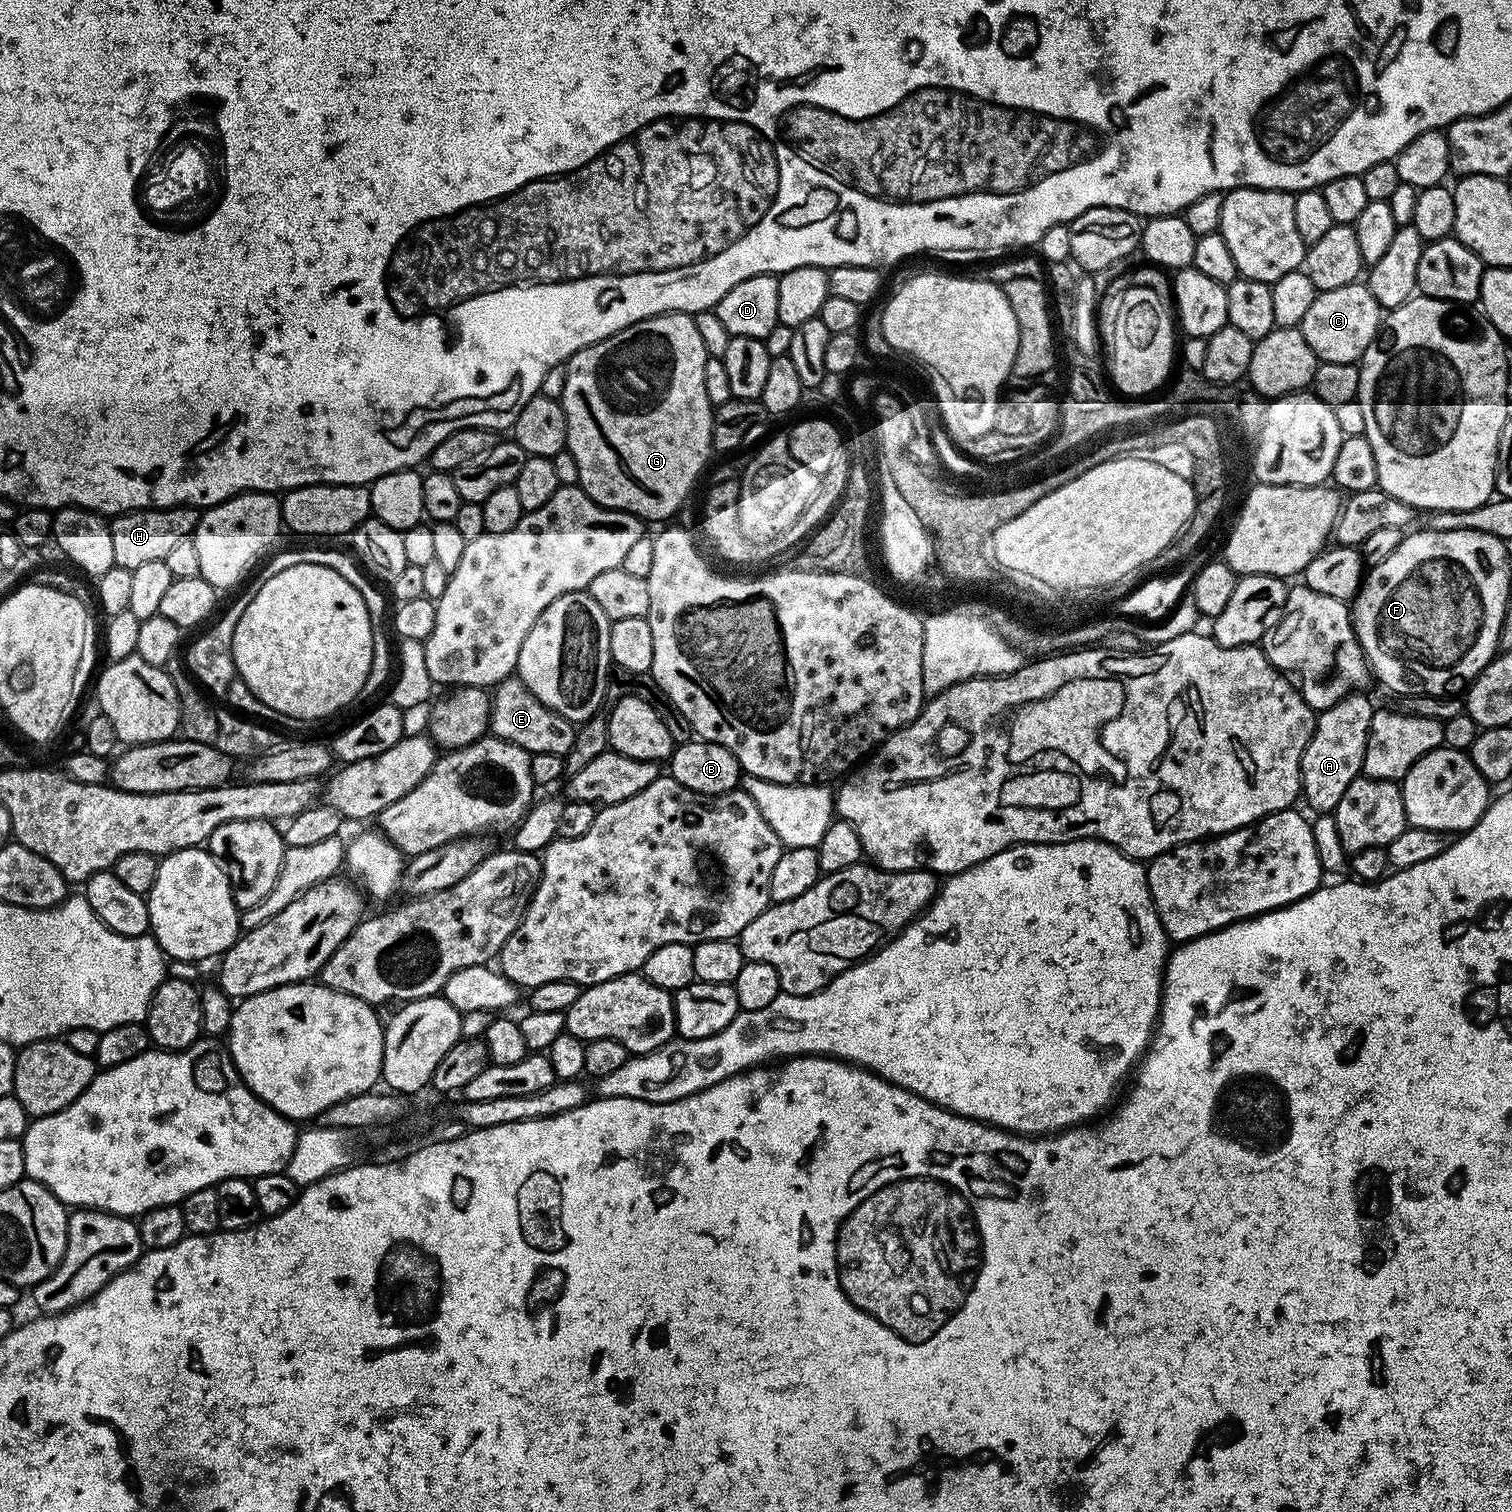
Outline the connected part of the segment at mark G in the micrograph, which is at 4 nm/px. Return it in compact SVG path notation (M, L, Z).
M666 312L663 316L652 316L648 320L640 320L613 336L607 336L596 344L578 350L566 361L566 390L562 397L566 414L566 434L568 442L566 450L574 454L574 462L578 462L579 487L584 489L589 498L601 508L610 508L613 512L629 512L645 522L664 520L672 516L684 504L688 491L696 484L700 471L708 464L708 455L713 455L712 446L712 414L714 406L710 398L706 398L706 362L710 359L706 346L702 346L702 337L698 334L695 319L686 312Z

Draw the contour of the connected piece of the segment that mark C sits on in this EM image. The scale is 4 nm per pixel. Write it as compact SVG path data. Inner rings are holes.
M1357 282L1350 286L1338 286L1338 290L1317 292L1310 310L1306 310L1306 318L1302 318L1298 327L1317 361L1355 364L1364 355L1366 346L1370 346L1381 323L1379 302L1374 294L1370 294L1367 283Z

